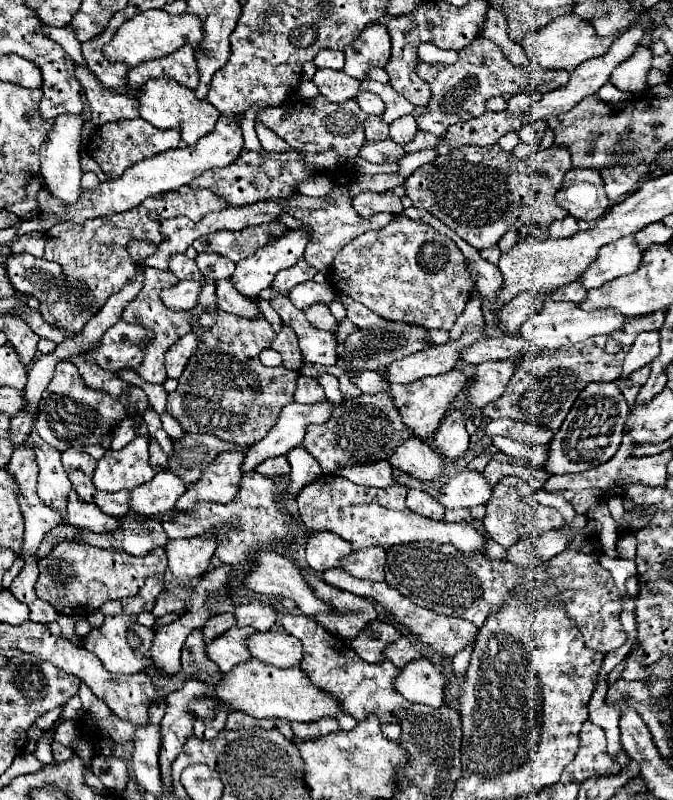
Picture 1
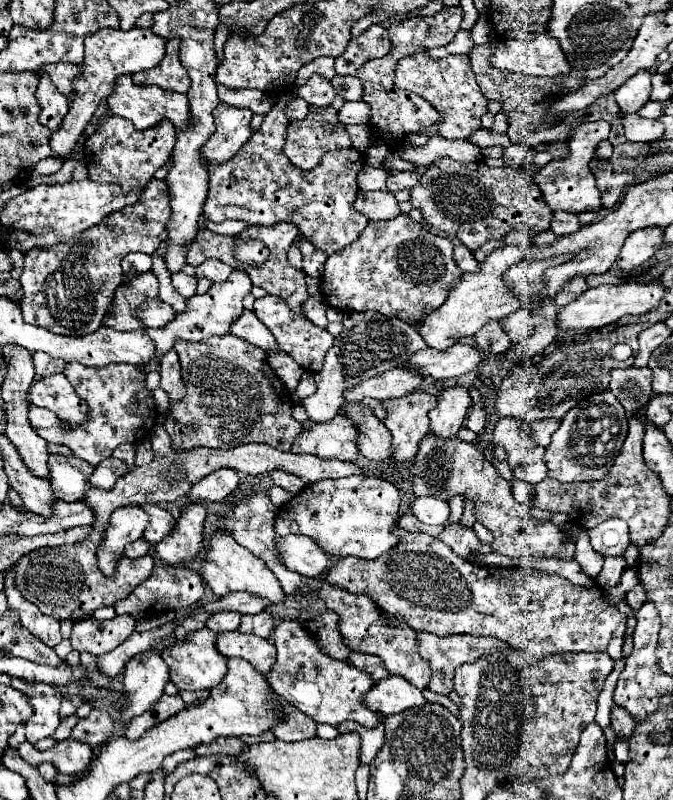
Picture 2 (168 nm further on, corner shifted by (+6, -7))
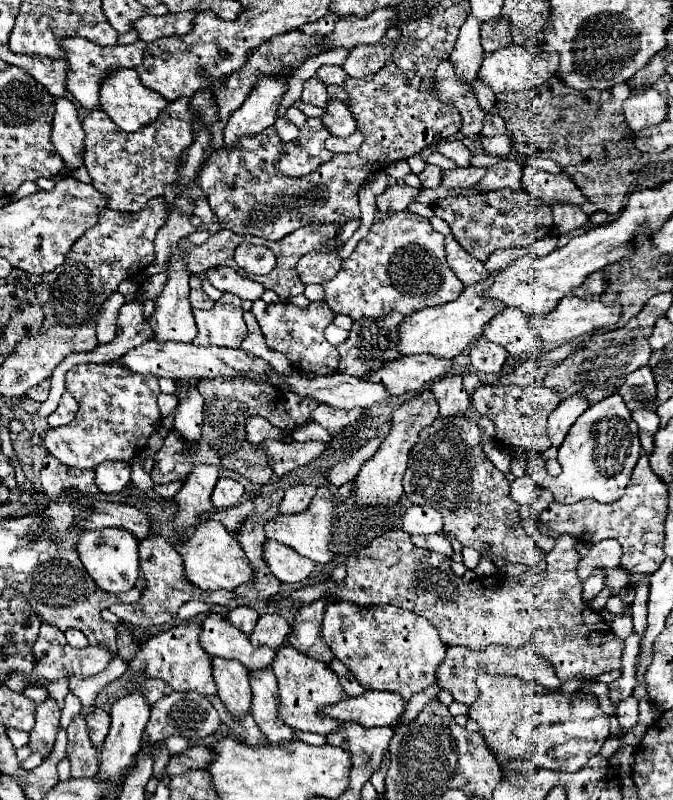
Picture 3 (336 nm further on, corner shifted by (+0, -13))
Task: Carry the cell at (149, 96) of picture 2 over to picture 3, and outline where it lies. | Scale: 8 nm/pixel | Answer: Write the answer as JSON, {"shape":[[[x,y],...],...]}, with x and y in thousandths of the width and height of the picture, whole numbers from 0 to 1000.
{"shape":[[[169,88],[160,90],[160,98],[155,98],[149,110],[149,135],[184,163],[184,165],[202,165],[220,155],[226,155],[238,138],[247,135],[250,128],[241,123],[241,118],[226,115],[223,110],[211,108],[205,100],[205,93],[199,88]]]}

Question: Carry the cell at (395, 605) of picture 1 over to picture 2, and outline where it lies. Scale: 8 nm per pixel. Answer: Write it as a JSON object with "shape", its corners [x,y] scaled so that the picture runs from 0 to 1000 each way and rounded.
{"shape":[[[624,793],[621,808],[624,808],[621,815],[627,815],[627,823],[636,825],[639,833],[642,833],[642,848],[639,848],[636,860],[642,865],[657,868],[657,870],[666,870],[675,863],[675,855],[672,855],[675,838],[684,830],[707,828],[710,823],[716,823],[722,818],[734,818],[737,813],[755,810],[755,805],[746,803],[746,800],[740,800],[740,798],[701,798],[695,793],[681,793],[681,795],[669,795],[669,798],[645,798],[645,793]]]}

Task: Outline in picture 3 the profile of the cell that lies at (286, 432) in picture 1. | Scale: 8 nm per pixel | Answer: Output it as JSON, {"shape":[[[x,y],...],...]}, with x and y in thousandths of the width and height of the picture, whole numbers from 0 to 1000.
{"shape":[[[579,390],[571,398],[529,400],[517,415],[517,425],[511,425],[505,433],[499,433],[505,440],[502,465],[517,468],[517,470],[529,470],[529,473],[541,473],[541,470],[547,470],[547,465],[559,465],[559,460],[571,458],[571,453],[588,450],[594,443],[594,438],[588,435],[588,430],[594,428],[594,418],[588,415],[588,405],[594,405],[594,400],[600,400],[600,395],[594,390]]]}

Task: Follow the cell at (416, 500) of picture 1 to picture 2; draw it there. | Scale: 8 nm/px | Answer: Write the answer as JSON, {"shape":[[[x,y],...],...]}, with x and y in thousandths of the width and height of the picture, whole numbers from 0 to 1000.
{"shape":[[[612,643],[594,645],[591,648],[591,658],[600,660],[600,663],[606,663],[606,665],[630,665],[630,668],[639,668],[639,670],[651,670],[660,663],[660,658],[636,658],[636,655],[627,655]]]}

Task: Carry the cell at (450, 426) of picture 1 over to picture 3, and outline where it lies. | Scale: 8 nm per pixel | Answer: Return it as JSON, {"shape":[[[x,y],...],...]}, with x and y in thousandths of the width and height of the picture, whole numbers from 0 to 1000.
{"shape":[[[669,468],[669,470],[645,478],[639,488],[645,490],[645,495],[651,500],[657,523],[695,518],[698,498],[695,498],[689,480],[686,480],[686,473],[681,468]]]}

